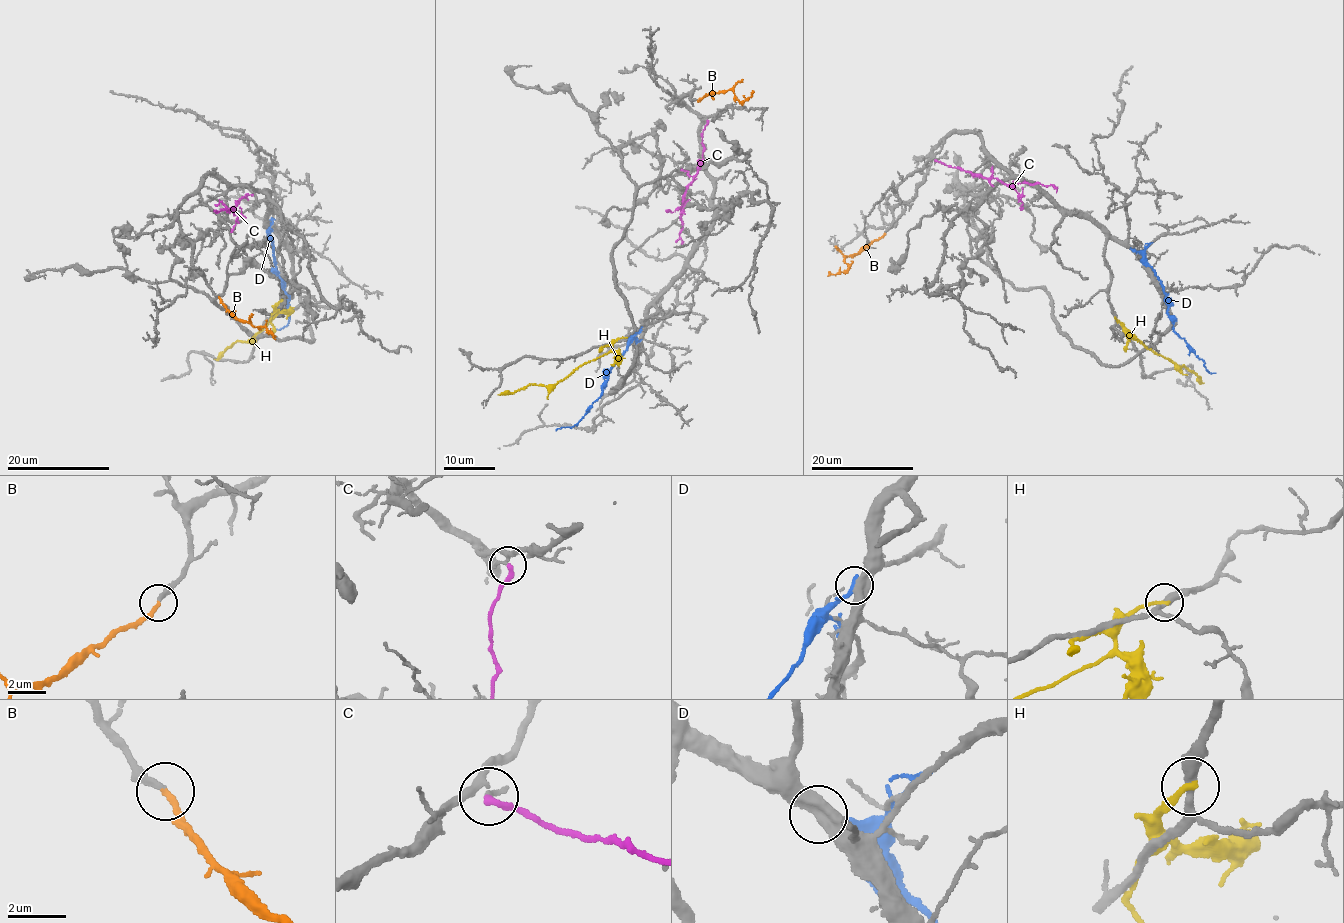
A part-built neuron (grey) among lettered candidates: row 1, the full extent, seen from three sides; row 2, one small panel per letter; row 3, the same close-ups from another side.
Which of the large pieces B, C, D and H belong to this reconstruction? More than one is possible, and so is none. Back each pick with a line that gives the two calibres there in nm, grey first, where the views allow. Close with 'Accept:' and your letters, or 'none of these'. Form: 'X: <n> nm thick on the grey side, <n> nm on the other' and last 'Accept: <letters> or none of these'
B: 200 nm thick on the grey side, 240 nm on the other
Accept: B

